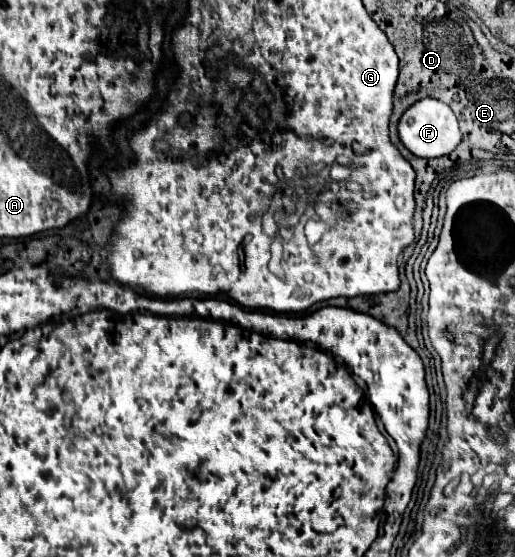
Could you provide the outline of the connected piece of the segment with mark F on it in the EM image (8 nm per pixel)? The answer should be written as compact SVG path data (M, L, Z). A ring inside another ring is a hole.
M420 99L416 105L412 105L410 109L404 111L404 115L398 121L398 137L402 141L402 145L416 157L442 157L452 153L458 143L462 141L462 133L458 129L458 121L452 113L452 109L438 101L438 99Z

